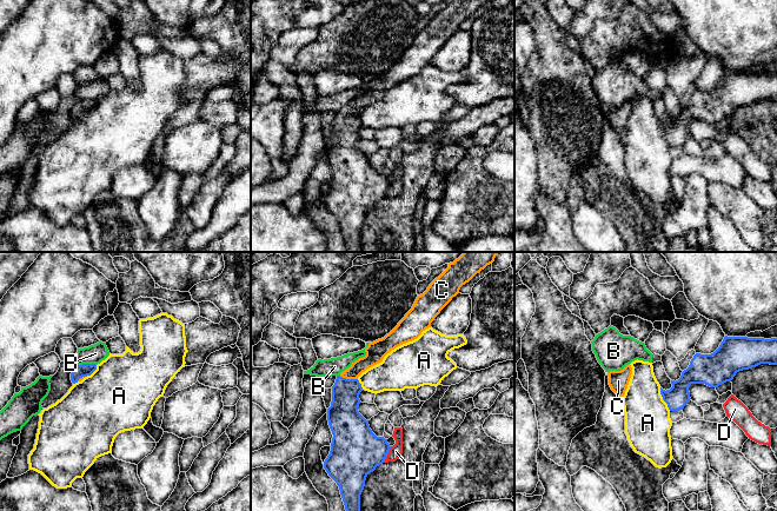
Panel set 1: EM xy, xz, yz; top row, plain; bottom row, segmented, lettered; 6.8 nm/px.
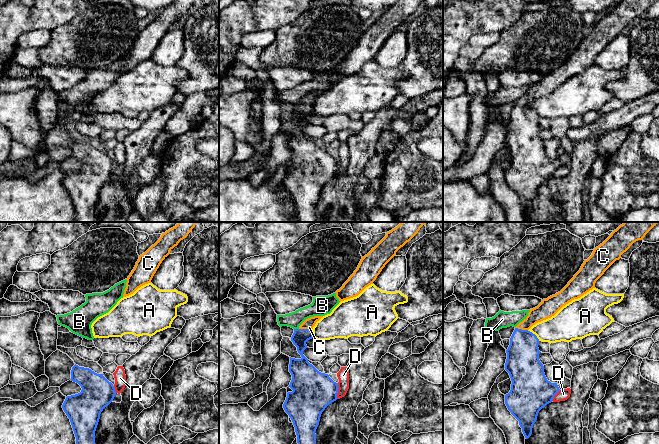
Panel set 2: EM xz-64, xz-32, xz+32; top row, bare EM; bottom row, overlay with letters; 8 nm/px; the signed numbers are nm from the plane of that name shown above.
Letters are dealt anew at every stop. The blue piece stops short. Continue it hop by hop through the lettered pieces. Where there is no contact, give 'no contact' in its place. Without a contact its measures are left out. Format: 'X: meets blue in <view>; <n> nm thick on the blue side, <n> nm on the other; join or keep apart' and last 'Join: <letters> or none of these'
A: meets blue in yz; 150 nm thick on the blue side, 320 nm on the other; keep apart
B: meets blue in xy; 90 nm thick on the blue side, 130 nm on the other; keep apart
C: meets blue in xz; 220 nm thick on the blue side, 130 nm on the other; join
D: meets blue in xz; 360 nm thick on the blue side, 90 nm on the other; keep apart
Join: C

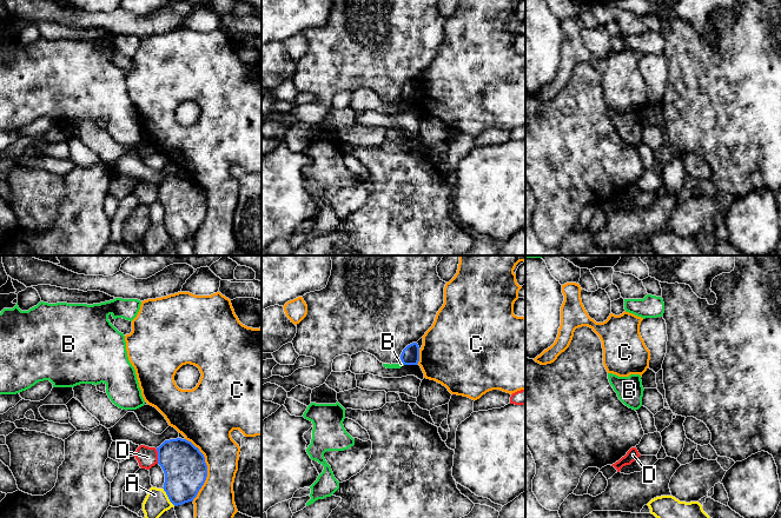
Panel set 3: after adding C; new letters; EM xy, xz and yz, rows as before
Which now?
A: meets blue in xy; 300 nm thick on the blue side, 160 nm on the other; keep apart
B: meets blue in xz; 130 nm thick on the blue side, 40 nm on the other; keep apart
C: meets blue in xy; 300 nm thick on the blue side, 280 nm on the other; keep apart
D: meets blue in xy; 300 nm thick on the blue side, 140 nm on the other; keep apart
Join: none of these

